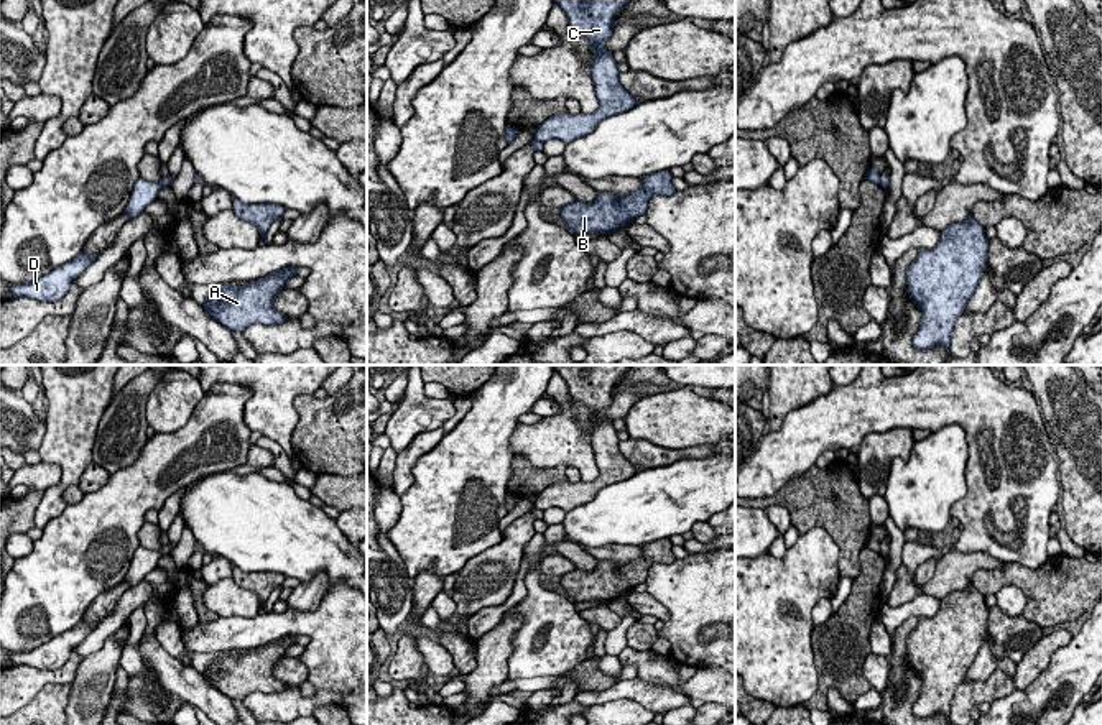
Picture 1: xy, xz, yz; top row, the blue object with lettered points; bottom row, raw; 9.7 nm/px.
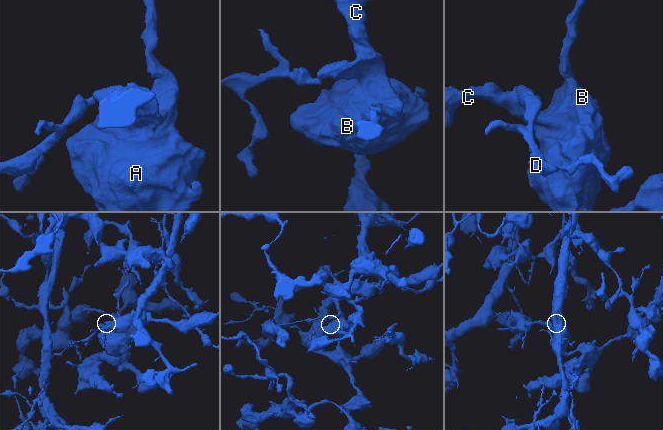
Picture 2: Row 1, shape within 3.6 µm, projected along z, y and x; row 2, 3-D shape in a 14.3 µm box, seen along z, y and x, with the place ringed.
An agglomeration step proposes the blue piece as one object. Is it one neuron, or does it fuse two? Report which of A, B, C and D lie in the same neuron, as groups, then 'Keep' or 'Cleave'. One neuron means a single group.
Groups: A B C / D. Cleave

